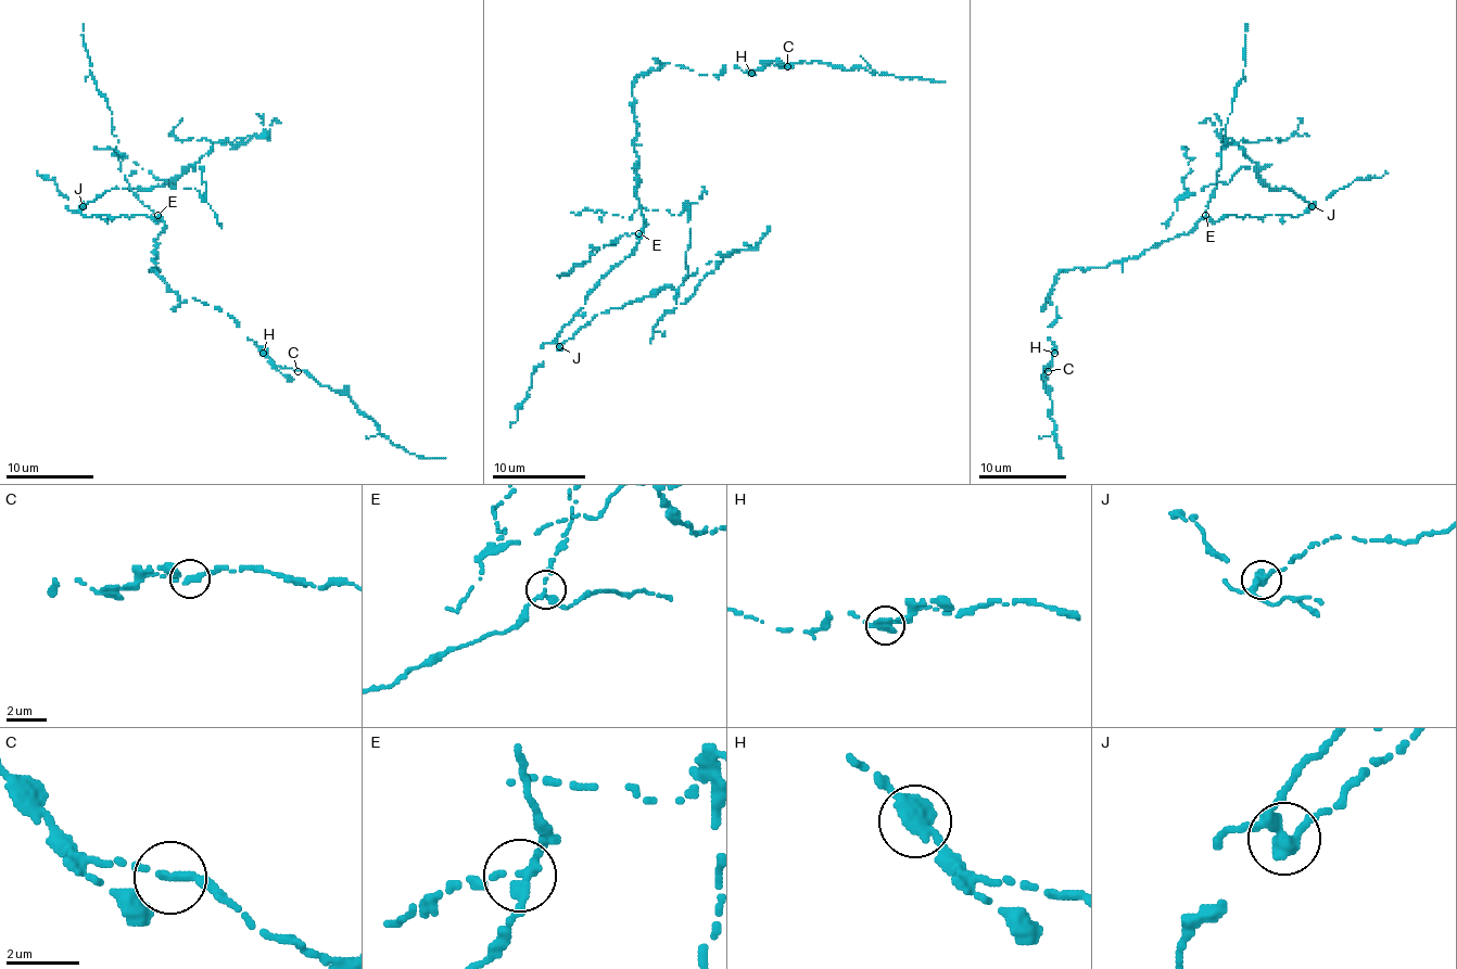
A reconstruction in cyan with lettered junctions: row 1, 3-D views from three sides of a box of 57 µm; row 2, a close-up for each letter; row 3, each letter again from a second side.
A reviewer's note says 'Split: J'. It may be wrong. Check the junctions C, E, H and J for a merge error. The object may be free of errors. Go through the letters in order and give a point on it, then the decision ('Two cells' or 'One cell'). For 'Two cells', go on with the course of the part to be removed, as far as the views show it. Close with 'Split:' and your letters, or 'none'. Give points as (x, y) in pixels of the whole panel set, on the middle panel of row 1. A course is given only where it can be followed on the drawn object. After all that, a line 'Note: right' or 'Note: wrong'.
C: Place: (787, 66). One cell
E: Place: (638, 233). One cell
H: Place: (751, 73). One cell
J: Place: (559, 346). Two cells. Course of the part to remove: (559, 345), (597, 315), (667, 287), (676, 290), (687, 273), (687, 213), (638, 207), (630, 217), (571, 213)
Split: J
Note: right

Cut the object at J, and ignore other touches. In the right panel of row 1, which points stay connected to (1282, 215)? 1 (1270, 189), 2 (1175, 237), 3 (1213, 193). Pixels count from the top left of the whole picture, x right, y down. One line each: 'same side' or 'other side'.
1: other side
2: same side
3: same side

